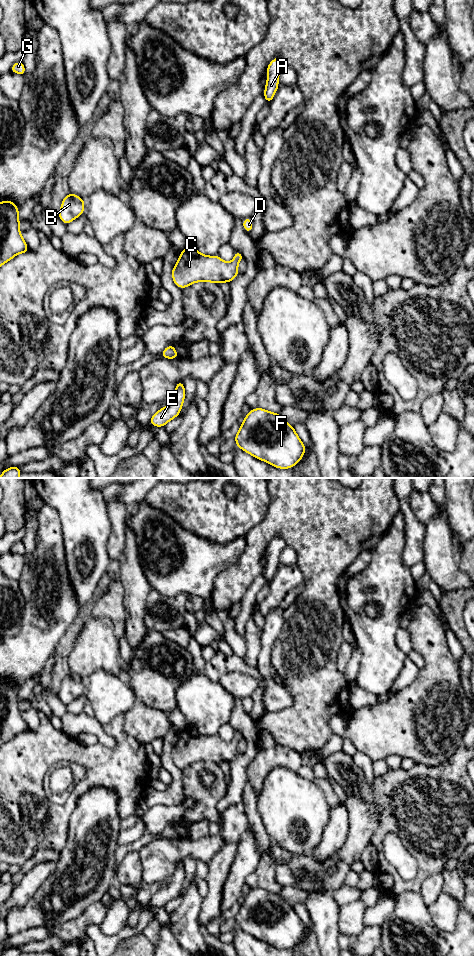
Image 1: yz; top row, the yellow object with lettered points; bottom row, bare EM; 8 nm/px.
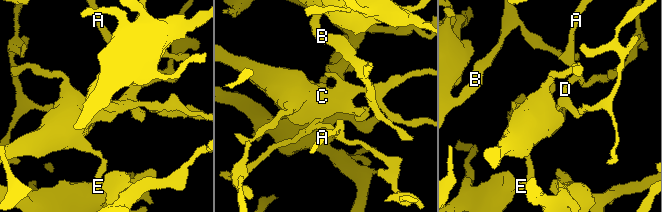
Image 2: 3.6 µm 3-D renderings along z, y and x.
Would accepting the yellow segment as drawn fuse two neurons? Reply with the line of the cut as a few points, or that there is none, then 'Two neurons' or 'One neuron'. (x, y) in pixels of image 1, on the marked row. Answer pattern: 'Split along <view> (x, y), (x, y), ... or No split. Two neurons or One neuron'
No split. One neuron

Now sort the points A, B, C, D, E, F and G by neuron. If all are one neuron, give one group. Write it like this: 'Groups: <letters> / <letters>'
Groups: A B C D E F G

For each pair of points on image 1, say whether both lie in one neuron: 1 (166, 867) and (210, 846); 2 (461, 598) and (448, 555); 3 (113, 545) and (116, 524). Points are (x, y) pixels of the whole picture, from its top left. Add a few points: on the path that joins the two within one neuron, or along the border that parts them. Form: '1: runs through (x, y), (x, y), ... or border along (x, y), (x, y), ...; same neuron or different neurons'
1: runs through (175, 856), (183, 848), (199, 848); same neuron
2: border along (464, 587), (441, 591); different neurons
3: runs through (116, 540), (116, 529); same neuron

